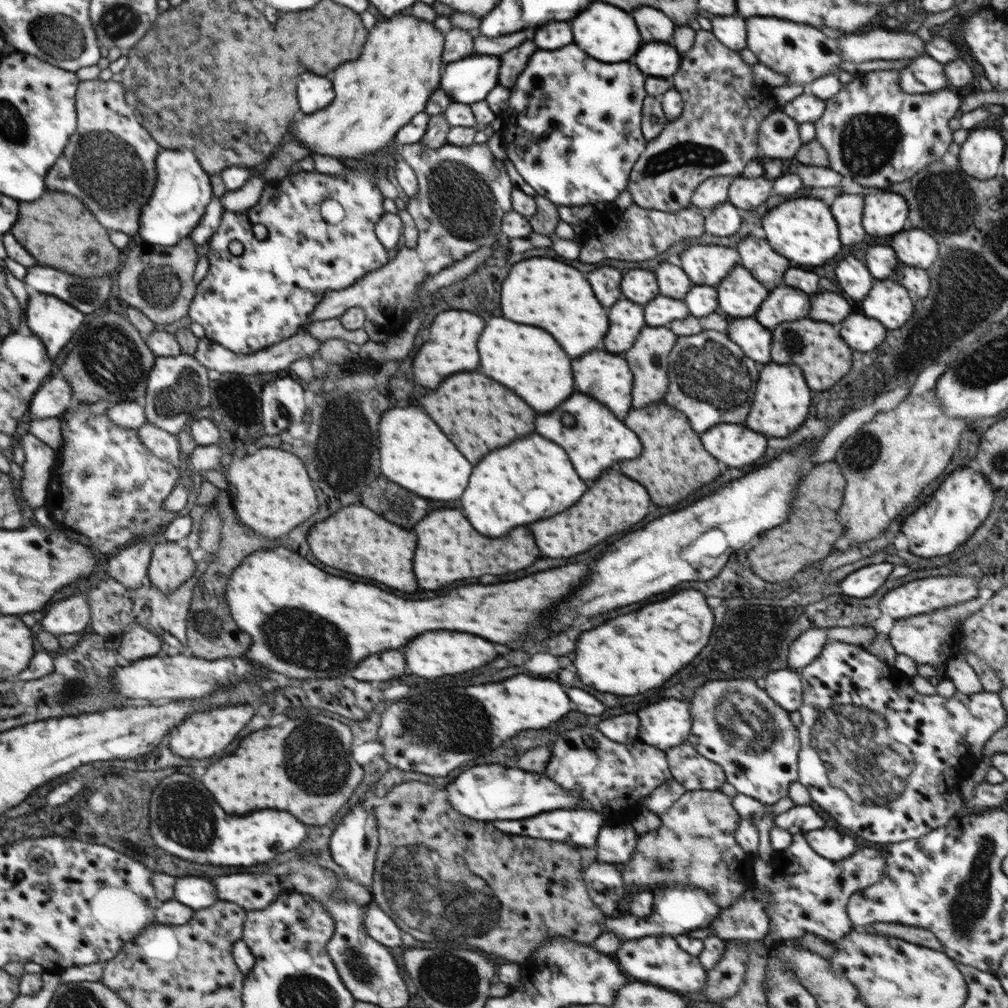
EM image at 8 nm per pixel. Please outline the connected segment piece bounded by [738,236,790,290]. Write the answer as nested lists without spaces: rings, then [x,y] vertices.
[[[746,238],[738,244],[739,264],[756,276],[756,280],[766,288],[776,288],[782,282],[784,272],[790,268],[790,262],[776,254],[766,240]]]

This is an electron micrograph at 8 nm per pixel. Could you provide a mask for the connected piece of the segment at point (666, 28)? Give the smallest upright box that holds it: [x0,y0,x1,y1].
[632,7,676,42]

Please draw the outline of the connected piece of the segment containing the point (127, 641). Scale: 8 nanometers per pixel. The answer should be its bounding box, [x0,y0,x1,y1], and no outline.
[117,625,160,661]

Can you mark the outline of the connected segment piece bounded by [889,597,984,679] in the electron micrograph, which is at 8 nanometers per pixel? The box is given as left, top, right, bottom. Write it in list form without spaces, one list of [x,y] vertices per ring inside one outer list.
[[[976,597],[962,602],[962,604],[950,606],[950,608],[940,608],[940,610],[929,614],[896,619],[889,633],[890,647],[897,654],[904,654],[904,656],[912,658],[918,665],[930,664],[930,666],[934,666],[939,672],[939,679],[947,678],[947,663],[951,658],[948,652],[953,643],[953,634],[960,633],[958,622],[976,614],[983,607],[982,604],[984,604],[984,600]]]

